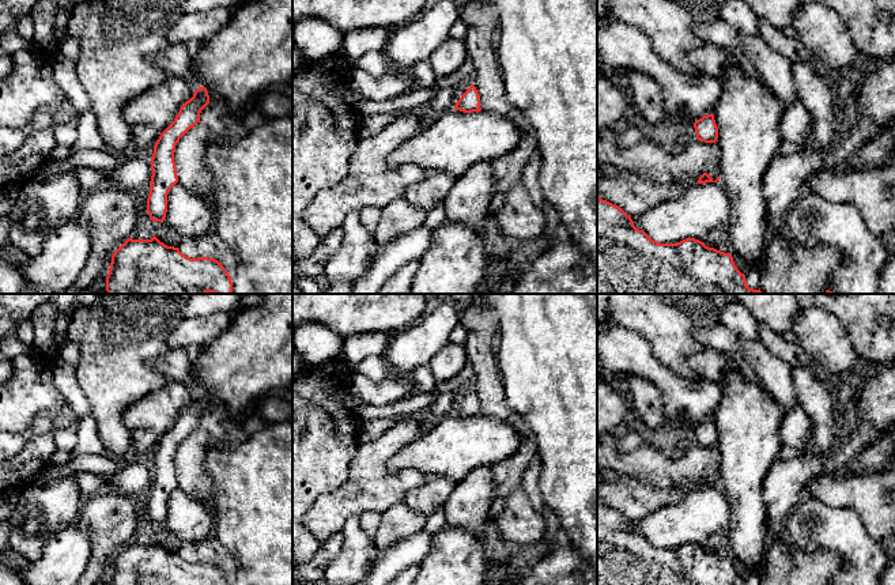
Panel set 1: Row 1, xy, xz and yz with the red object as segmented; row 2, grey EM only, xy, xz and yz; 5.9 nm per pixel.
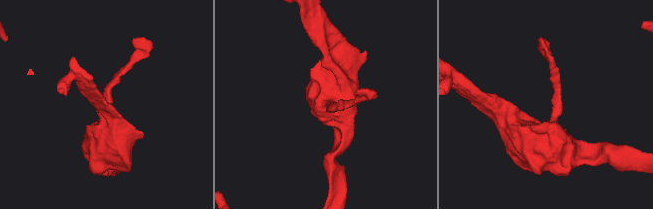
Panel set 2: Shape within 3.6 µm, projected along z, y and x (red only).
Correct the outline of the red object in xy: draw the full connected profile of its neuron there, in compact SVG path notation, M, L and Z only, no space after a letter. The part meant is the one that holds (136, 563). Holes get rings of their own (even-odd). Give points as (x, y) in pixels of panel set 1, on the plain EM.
M154 539L151 544L128 543L113 558L106 585L231 585L231 581L218 565L186 562L178 552L165 550Z

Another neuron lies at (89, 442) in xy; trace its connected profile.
M90 414L78 419L76 434L78 444L72 452L72 458L84 454L107 456L103 441L99 438L97 423Z

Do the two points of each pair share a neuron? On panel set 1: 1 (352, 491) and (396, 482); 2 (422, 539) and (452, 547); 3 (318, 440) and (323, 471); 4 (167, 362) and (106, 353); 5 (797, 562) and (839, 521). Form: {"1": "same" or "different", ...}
{"1": "same", "2": "different", "3": "same", "4": "different", "5": "different"}

